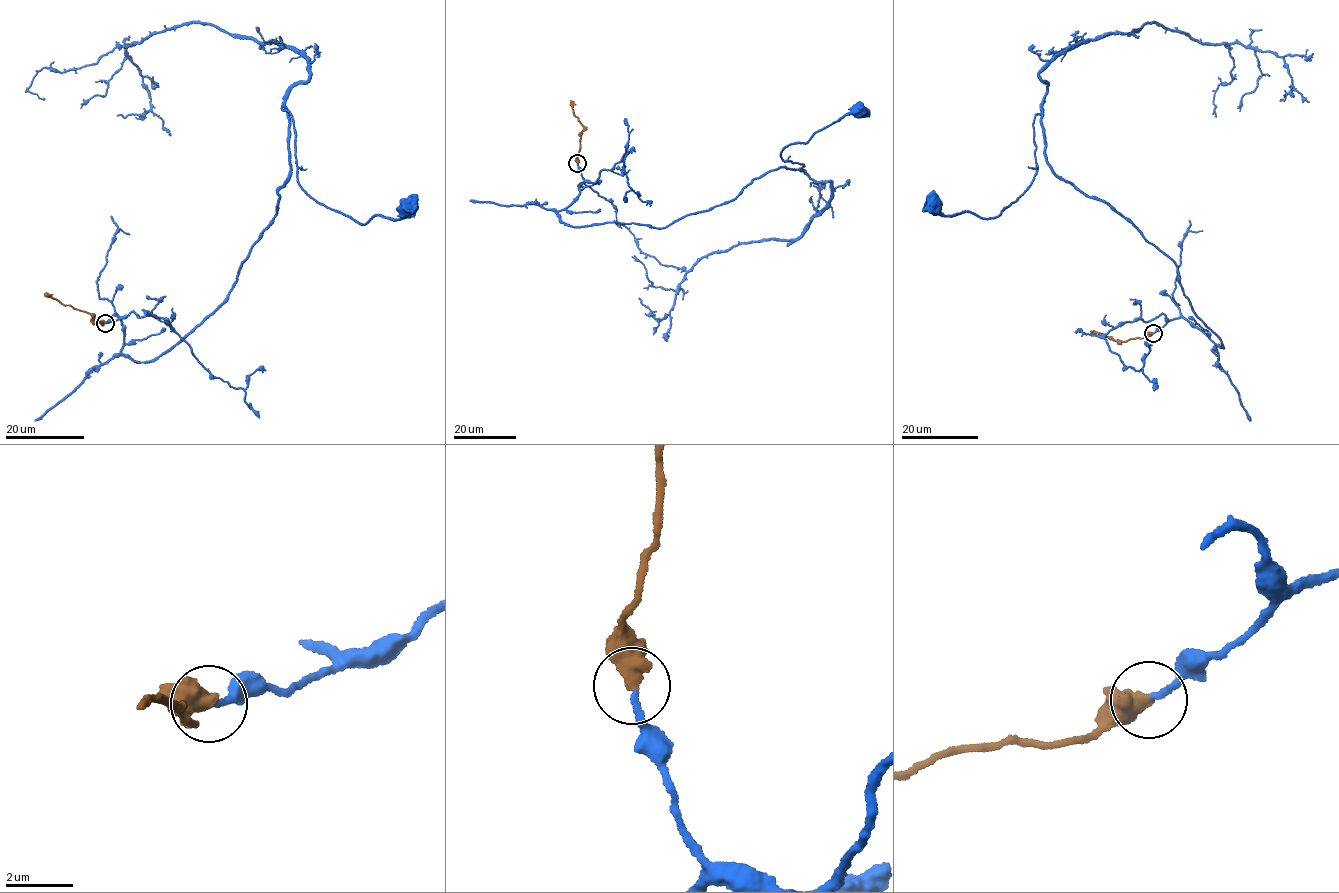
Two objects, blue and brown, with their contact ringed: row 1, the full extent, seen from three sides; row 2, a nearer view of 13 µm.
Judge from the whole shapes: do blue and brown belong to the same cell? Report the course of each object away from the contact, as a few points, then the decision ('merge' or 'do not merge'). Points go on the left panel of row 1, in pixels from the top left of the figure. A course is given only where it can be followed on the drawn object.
blue via (105, 322), (141, 362), (216, 309), (285, 186), (283, 107), (311, 197), (364, 224), (408, 209) | brown via (105, 322), (97, 323), (89, 313), (44, 296) | merge

